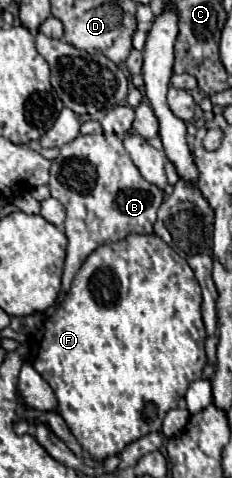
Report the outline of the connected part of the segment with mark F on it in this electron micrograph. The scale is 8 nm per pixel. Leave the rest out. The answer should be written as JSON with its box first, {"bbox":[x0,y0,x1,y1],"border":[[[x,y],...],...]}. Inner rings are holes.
{"bbox":[34,234,208,462],"border":[[[130,234],[124,240],[118,240],[114,244],[108,246],[100,246],[96,248],[84,262],[84,266],[80,268],[80,272],[74,276],[72,286],[66,294],[66,300],[62,302],[62,306],[48,318],[46,322],[46,330],[44,330],[44,338],[40,342],[40,350],[38,350],[38,360],[34,360],[34,368],[38,370],[38,374],[52,386],[56,400],[58,400],[58,412],[64,418],[64,422],[68,424],[70,432],[76,436],[78,444],[96,460],[102,462],[108,456],[116,456],[122,452],[122,448],[126,448],[126,444],[150,434],[150,432],[160,432],[162,428],[162,420],[164,414],[172,408],[178,406],[178,402],[184,398],[186,388],[190,386],[190,382],[200,380],[202,378],[202,370],[208,364],[206,354],[204,354],[204,340],[206,340],[206,330],[204,330],[204,322],[202,322],[202,314],[200,314],[200,306],[202,306],[202,292],[200,292],[200,284],[194,278],[192,268],[186,264],[184,258],[180,258],[160,236],[154,234]]]}

